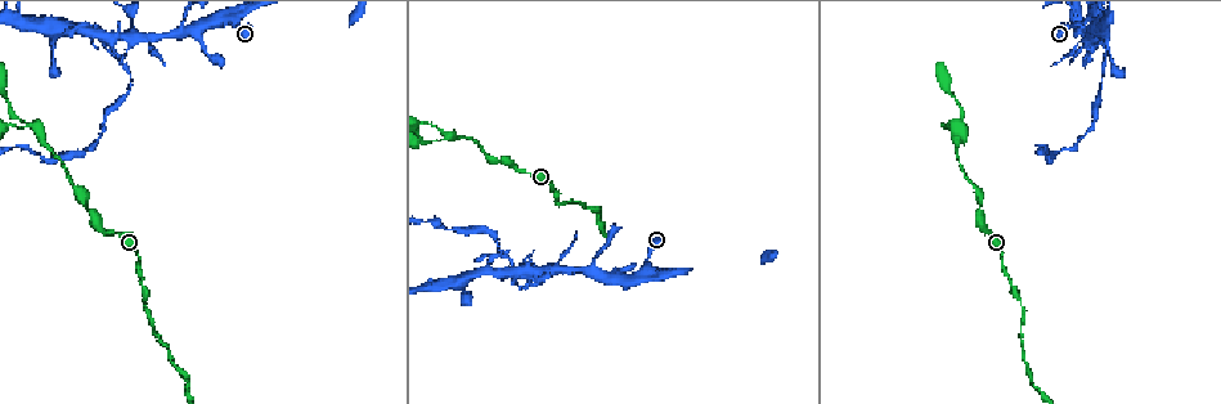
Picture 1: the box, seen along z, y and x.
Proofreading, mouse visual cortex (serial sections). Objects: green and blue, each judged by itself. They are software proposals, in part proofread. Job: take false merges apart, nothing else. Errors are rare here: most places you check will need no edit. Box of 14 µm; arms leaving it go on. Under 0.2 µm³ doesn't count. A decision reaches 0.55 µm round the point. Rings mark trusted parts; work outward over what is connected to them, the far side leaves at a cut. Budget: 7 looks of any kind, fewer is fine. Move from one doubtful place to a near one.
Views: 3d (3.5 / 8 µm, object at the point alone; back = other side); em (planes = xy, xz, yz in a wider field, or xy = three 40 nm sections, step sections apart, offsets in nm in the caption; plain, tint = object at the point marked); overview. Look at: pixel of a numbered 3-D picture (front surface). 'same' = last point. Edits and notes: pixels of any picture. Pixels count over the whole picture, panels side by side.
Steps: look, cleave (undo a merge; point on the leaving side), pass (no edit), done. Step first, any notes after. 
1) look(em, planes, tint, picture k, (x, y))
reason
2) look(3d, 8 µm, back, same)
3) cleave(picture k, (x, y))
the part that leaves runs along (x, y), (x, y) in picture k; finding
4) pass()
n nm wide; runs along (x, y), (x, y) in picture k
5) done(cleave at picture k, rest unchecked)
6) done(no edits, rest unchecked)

look(3d, 3.5 µm, back, picture 1, (447, 137))
two arms in line, one across

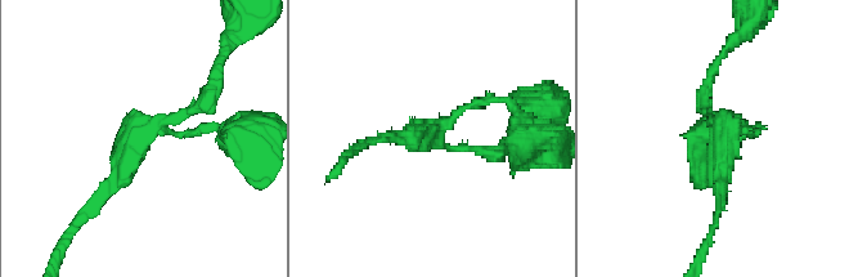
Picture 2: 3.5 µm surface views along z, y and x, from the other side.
look(em, xy, step 1, tint, picture 2, (142, 129))
3 arms; arms of 100, 150, 200 nm

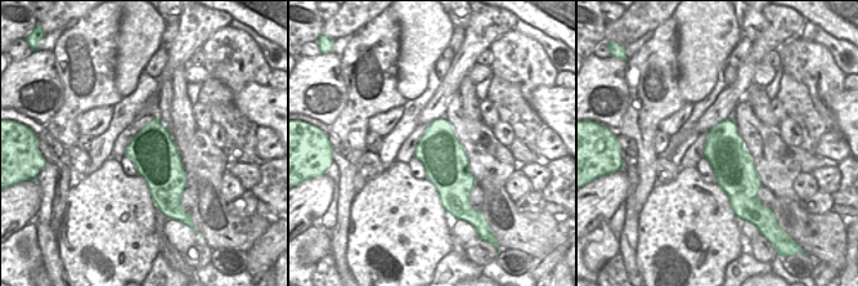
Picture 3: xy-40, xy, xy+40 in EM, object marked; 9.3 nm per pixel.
pass()
one cell here

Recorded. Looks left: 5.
look(3d, 3.5 µm, picture 1, (1084, 18))
a narrow waist

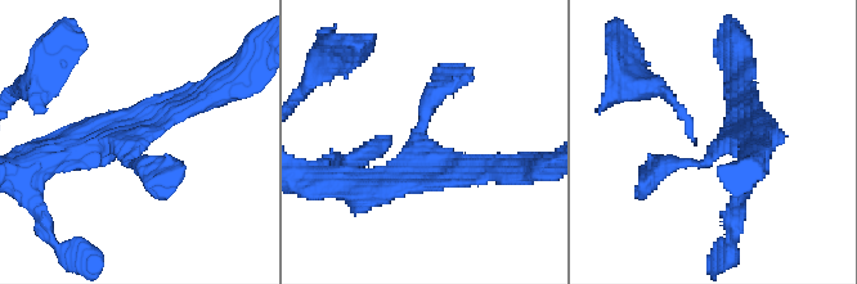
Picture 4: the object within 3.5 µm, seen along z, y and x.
look(em, xy, step 5, tint, picture 4, (420, 146))

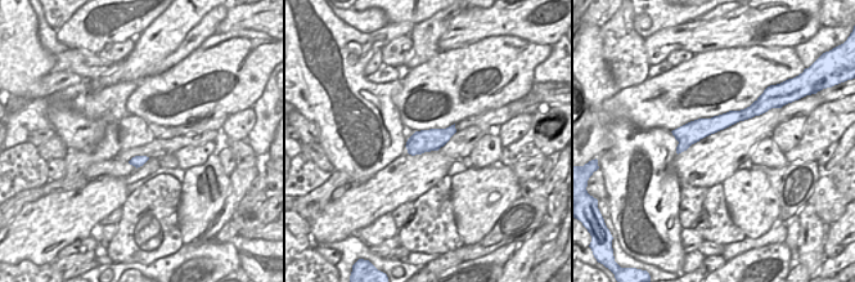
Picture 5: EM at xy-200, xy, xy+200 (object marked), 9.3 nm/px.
pass()
runs along (756, 108), (701, 128), (680, 148) in picture 5; one cell here

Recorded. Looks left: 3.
look(3d, 8 µm, picture 1, (183, 29))
two arms in line, one across

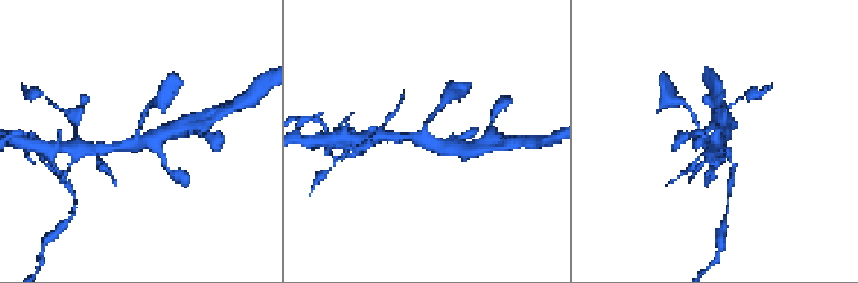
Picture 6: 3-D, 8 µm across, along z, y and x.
look(em, planes, tint, picture 6, (135, 142))
3 arms; arms of 150, 250, 350 nm; need the tissue

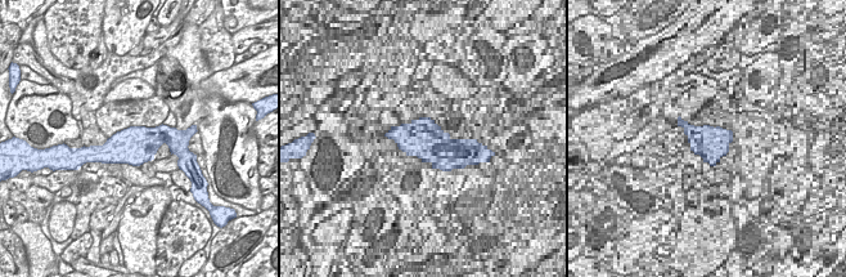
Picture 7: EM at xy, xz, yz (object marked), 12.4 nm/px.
pass()
480 nm wide; runs along (170, 131), (130, 146), (100, 149) in picture 6; continuous, no second cell

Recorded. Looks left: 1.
done(no edits, rest unchecked)

